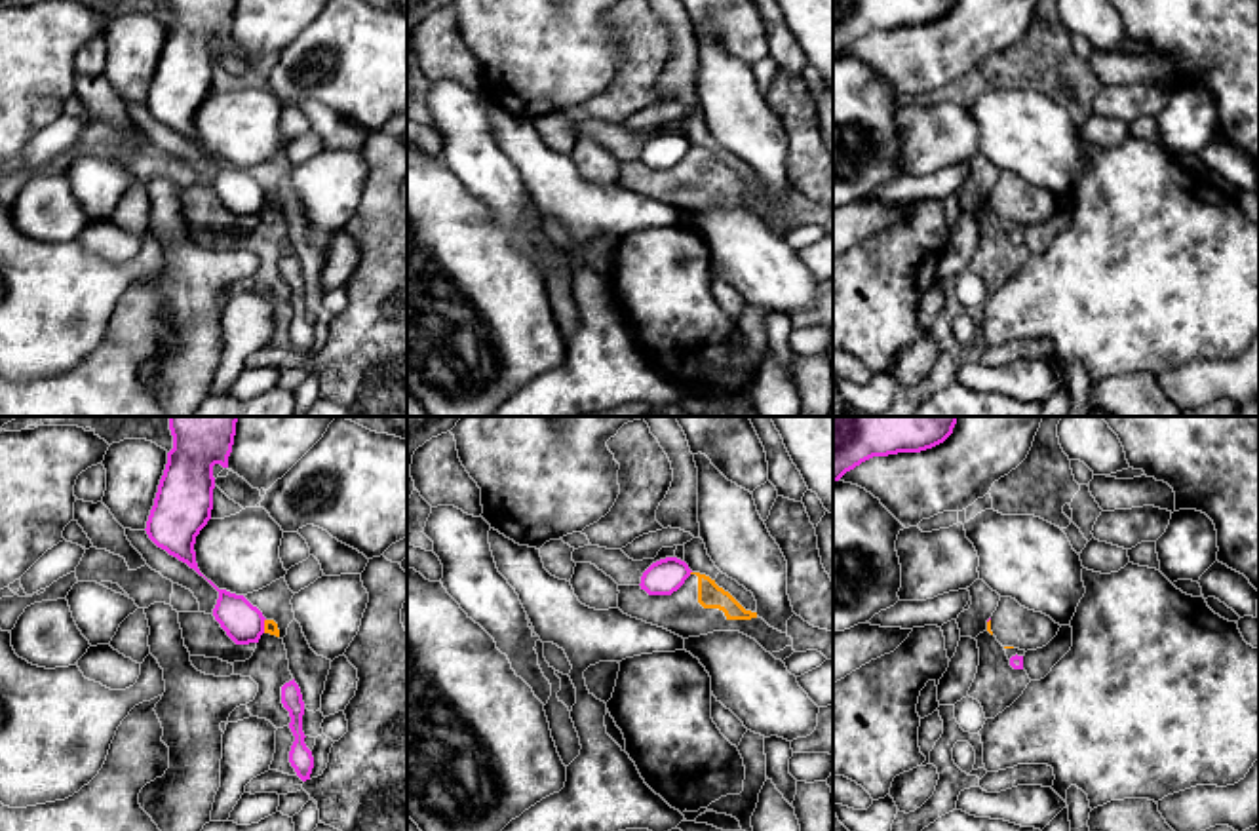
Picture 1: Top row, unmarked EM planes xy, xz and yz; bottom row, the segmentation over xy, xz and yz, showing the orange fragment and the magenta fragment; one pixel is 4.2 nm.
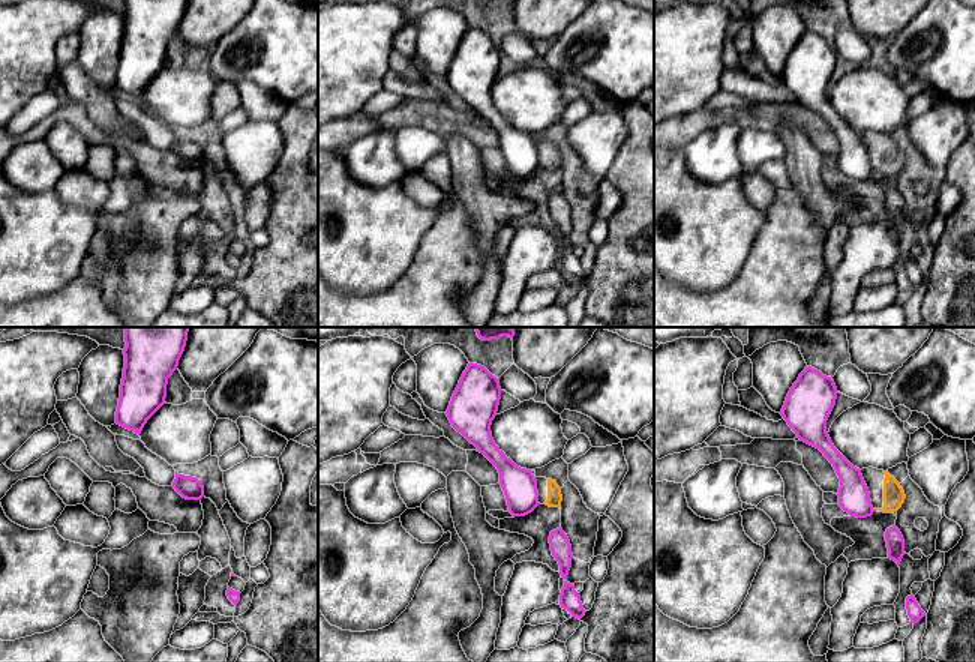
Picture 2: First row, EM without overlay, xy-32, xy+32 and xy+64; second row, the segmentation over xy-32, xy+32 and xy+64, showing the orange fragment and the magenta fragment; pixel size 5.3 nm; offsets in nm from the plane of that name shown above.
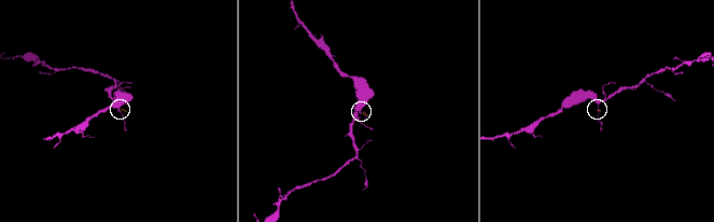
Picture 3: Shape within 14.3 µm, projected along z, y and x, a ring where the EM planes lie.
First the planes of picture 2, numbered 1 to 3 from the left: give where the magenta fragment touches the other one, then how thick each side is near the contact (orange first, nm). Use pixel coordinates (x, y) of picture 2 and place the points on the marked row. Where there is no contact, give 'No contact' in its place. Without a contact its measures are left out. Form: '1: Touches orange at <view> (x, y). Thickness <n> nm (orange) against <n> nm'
1: No contact
2: No contact
3: No contact

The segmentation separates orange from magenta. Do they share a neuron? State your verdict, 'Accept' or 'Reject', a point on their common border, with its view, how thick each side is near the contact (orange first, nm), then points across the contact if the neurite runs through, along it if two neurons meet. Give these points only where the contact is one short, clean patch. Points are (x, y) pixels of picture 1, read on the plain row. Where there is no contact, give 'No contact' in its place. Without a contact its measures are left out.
Reject. Touches orange at xy (265, 200). Thickness 60 nm (orange) against 170 nm. Boundary: xy (265, 193), (263, 206)

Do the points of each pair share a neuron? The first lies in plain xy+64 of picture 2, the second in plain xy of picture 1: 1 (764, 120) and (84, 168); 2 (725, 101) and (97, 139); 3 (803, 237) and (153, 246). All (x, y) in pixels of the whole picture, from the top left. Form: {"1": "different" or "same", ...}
{"1": "different", "2": "different", "3": "different"}

